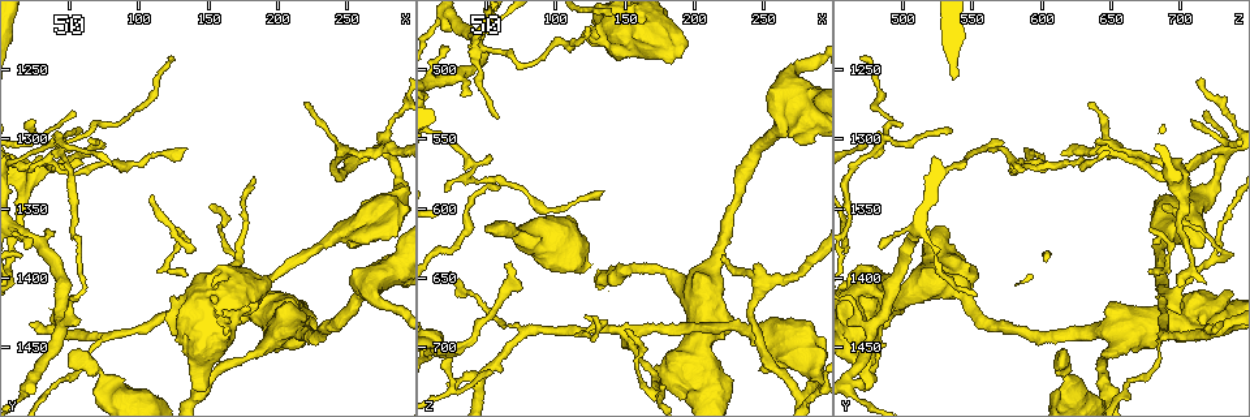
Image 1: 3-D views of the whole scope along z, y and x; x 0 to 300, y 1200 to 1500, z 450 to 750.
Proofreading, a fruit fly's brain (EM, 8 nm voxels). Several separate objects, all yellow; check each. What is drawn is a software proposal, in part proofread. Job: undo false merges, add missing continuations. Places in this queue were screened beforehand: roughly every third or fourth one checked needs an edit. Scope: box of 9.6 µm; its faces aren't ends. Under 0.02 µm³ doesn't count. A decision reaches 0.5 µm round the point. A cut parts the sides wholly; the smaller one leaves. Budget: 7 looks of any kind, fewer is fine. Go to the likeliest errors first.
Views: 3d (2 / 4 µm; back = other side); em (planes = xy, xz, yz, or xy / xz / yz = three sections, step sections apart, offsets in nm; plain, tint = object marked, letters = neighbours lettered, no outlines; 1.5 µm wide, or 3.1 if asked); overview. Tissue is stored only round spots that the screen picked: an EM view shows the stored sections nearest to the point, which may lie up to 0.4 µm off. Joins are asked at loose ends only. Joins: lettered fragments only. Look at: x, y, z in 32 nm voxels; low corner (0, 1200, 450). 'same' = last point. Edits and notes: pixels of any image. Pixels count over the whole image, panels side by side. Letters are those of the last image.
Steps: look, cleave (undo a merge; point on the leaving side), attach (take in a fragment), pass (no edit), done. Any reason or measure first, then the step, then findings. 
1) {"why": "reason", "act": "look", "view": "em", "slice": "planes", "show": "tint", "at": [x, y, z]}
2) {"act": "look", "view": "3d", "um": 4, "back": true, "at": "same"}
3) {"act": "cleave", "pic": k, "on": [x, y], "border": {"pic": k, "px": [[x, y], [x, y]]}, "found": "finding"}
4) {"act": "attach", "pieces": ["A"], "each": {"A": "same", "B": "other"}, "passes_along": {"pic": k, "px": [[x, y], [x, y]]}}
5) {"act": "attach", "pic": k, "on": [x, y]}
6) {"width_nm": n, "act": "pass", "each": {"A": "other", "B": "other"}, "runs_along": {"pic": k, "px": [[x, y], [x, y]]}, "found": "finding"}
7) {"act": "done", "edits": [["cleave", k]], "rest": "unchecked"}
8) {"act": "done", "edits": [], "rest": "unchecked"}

{"why": "an open end", "act": "look", "view": "3d", "um": 4, "at": [36, 1364, 520]}

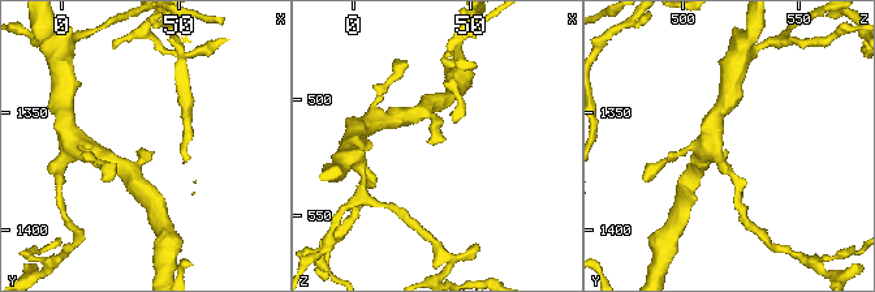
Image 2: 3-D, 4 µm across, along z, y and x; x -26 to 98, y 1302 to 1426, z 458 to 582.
{"why": "need the tissue", "act": "look", "view": "em", "slice": "planes", "show": "letters", "at": [34, 1365, 519]}

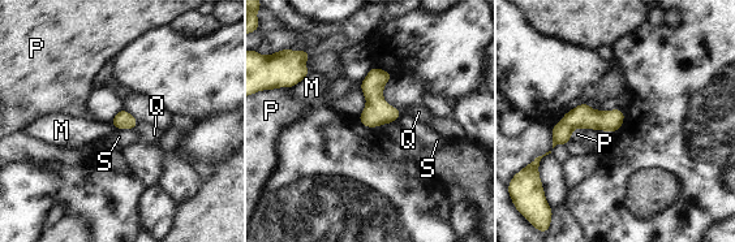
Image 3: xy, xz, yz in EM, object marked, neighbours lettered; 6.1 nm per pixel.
{"width_nm": 130, "act": "pass", "each": {"M": "other", "P": "other", "Q": "other", "S": "other"}, "runs_along": {"pic": 3, "px": [[620, 115], [576, 119], [555, 141]]}, "found": "no lettered fragment goes on from it"}

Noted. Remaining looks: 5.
{"why": "stops while still wide", "act": "look", "view": "em", "slice": "planes", "show": "letters", "at": [146, 1482, 474]}

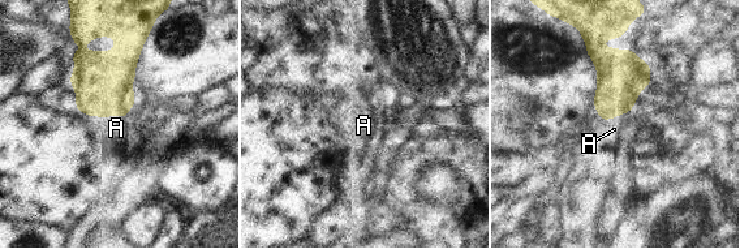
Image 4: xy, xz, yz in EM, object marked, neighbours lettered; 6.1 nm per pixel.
{"width_nm": 200, "act": "attach", "pieces": ["A"], "each": {"A": "same"}, "found": "it goes on there"}

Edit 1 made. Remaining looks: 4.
{"why": "see it whole again", "act": "look", "view": "overview"}

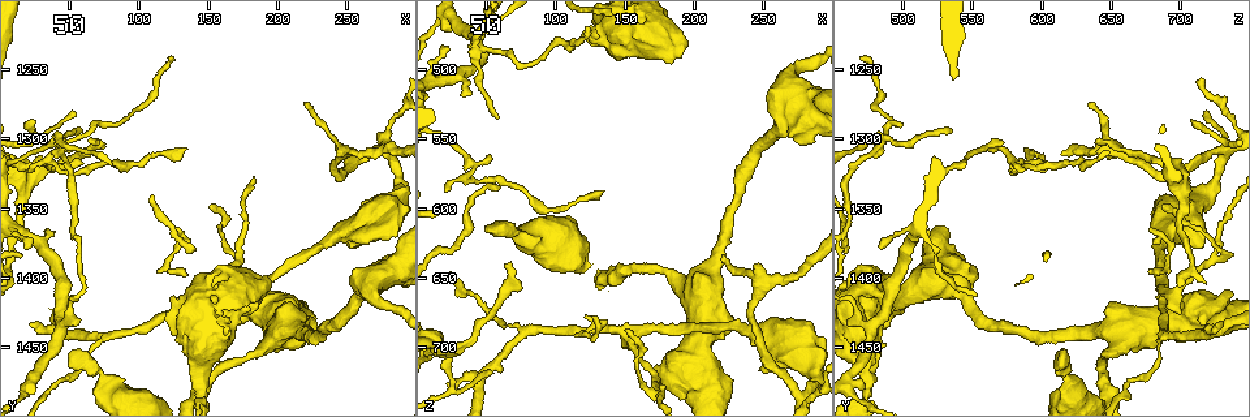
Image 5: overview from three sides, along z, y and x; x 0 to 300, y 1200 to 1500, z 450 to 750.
{"why": "branch stops here", "act": "look", "view": "em", "slice": "planes", "show": "plain", "at": [244, 1310, 642]}

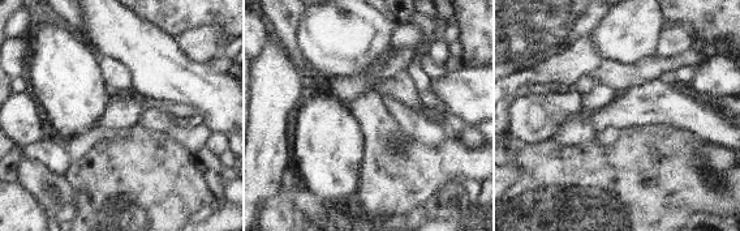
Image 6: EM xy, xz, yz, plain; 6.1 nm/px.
{"why": "what lies round it", "act": "look", "view": "em", "slice": "planes", "show": "letters", "at": "same"}

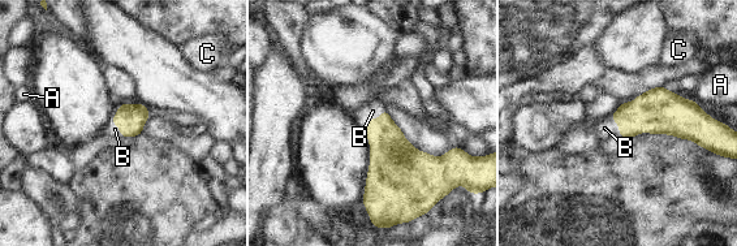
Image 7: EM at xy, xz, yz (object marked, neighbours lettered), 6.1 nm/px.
{"longest_contact_nm": ["B", 170], "act": "attach", "pieces": ["B"], "each": {"A": "other", "B": "same", "C": "other"}, "passes_along": {"pic": 7, "px": [[386, 156], [374, 119], [373, 111]]}, "found": "the neuron continues"}

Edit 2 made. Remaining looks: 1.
{"act": "done", "edits": [["attach", 4], ["attach", 7]], "rest": "unchecked"}

